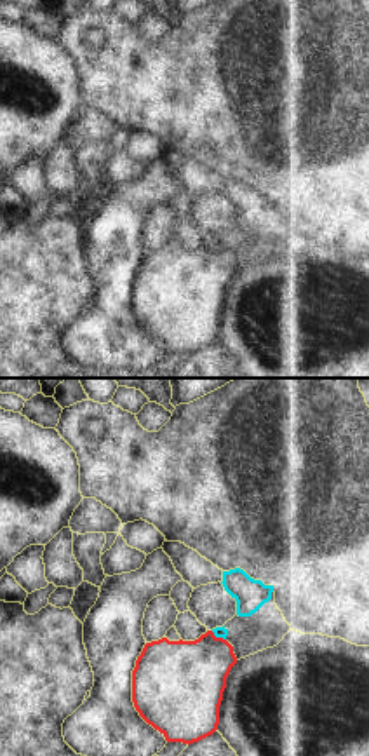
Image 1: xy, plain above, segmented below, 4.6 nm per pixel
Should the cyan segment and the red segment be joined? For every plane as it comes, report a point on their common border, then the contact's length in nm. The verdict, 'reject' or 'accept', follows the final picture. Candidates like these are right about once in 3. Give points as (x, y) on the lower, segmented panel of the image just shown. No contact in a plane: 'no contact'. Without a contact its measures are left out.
meets cyan at (218, 636); contact 80 nm long

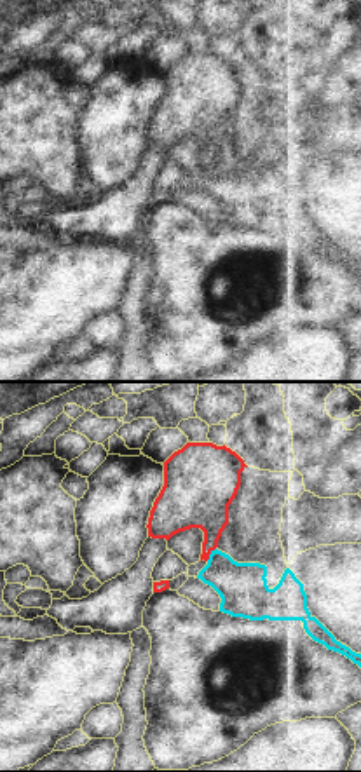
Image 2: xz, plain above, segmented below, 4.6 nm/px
meets cyan at (210, 555); contact 80 nm long

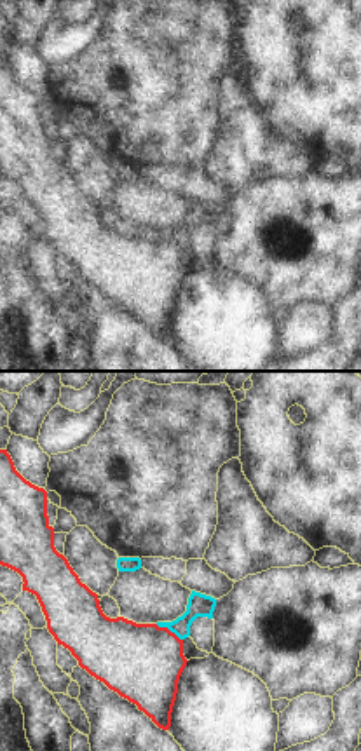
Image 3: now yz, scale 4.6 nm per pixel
meets cyan at (170, 629); contact 150 nm long

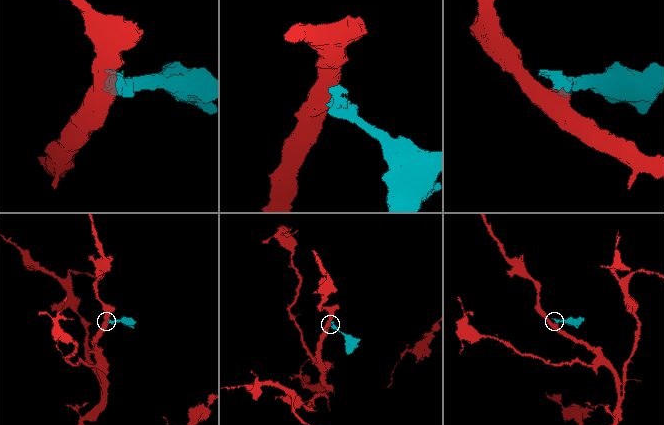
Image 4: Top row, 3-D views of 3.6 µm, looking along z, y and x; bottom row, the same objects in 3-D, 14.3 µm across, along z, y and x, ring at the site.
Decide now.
reject

